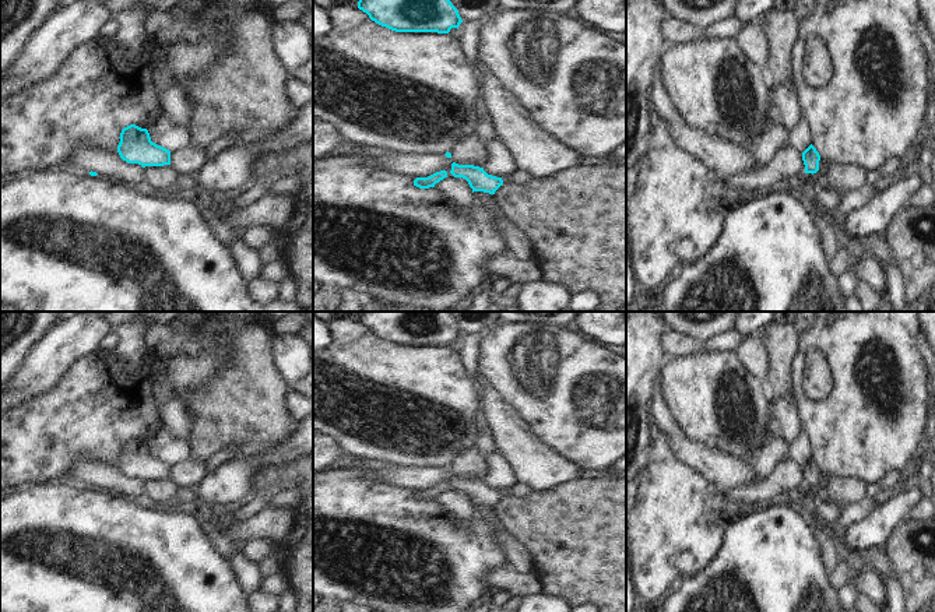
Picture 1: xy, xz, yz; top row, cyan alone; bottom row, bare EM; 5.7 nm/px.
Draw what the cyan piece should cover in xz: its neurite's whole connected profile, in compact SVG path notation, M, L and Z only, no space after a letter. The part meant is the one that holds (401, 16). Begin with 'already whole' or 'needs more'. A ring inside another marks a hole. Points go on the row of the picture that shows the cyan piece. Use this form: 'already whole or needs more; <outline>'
already whole; M359 0L358 8L396 32L449 34L463 22L450 0Z

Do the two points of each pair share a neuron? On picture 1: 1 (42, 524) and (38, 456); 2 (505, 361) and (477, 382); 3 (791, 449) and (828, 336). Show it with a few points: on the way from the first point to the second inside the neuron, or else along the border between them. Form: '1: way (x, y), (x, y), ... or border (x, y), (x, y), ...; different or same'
1: border (48, 481), (27, 484), (18, 488); different
2: border (478, 345), (478, 373), (485, 380); different
3: border (802, 431), (808, 439), (811, 456); different

